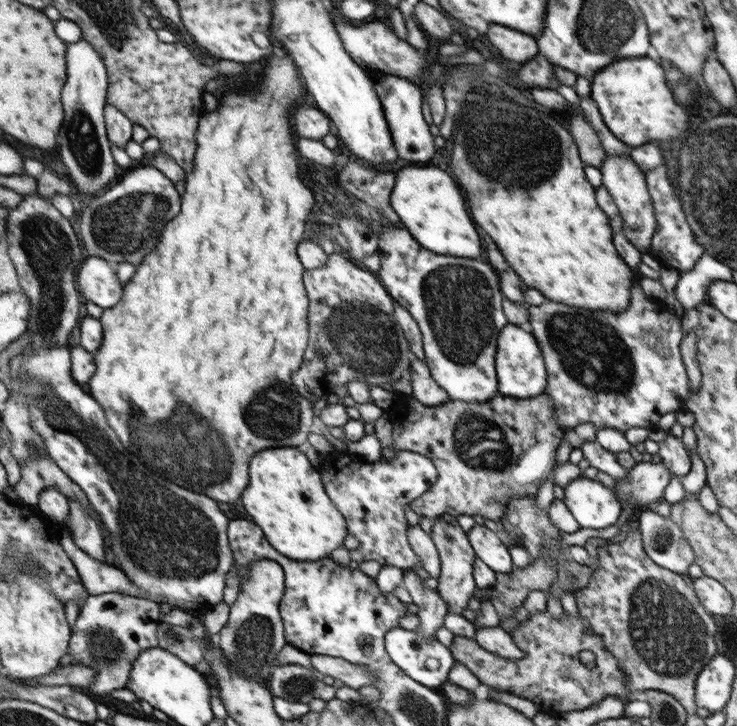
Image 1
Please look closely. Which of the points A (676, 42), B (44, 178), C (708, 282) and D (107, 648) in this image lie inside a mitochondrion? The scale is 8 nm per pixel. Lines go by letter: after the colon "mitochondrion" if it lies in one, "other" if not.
A: mitochondrion
B: other
C: other
D: mitochondrion

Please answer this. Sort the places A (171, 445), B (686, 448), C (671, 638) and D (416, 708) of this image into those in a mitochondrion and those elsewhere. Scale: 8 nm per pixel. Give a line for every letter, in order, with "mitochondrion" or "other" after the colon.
A: mitochondrion
B: other
C: mitochondrion
D: mitochondrion

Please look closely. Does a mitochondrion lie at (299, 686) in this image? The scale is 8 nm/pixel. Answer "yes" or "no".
yes

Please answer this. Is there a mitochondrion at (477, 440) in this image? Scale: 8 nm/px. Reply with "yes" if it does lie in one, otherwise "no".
yes

